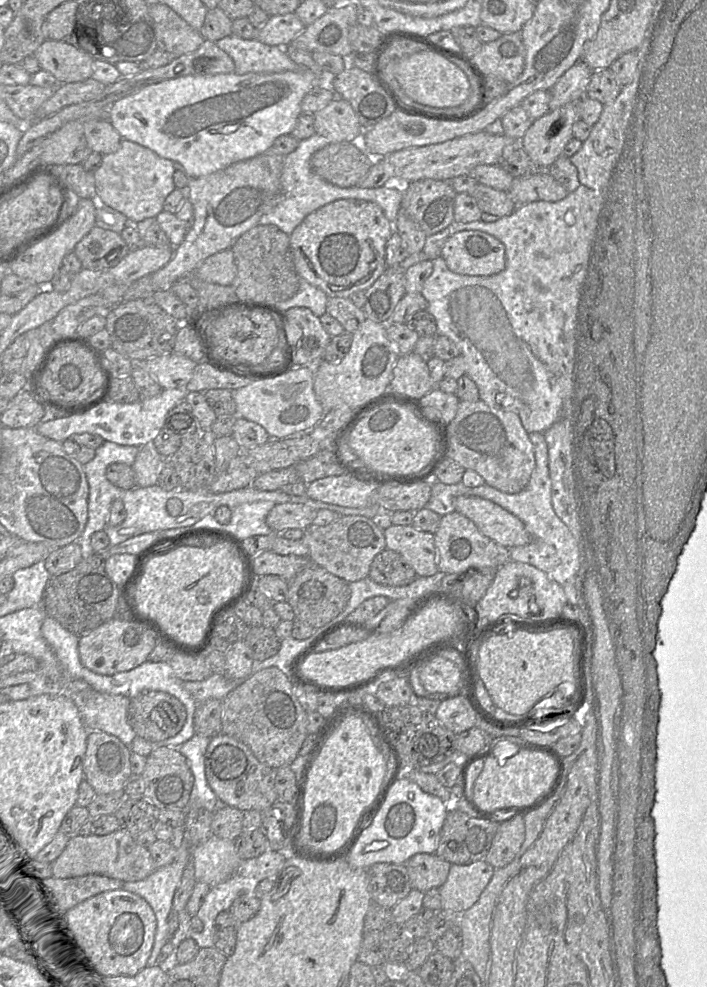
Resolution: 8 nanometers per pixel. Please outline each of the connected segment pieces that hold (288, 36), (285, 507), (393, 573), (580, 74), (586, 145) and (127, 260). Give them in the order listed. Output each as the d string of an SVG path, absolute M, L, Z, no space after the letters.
M295 13L270 16L258 29L257 39L270 46L285 48L305 27Z
M301 503L275 504L266 517L268 526L275 534L287 529L307 529L313 523L315 510Z
M385 548L373 559L369 577L379 584L403 586L411 583L417 573L401 554Z
M582 60L567 69L549 90L549 109L553 111L570 102L578 102L586 96L586 88L593 70Z
M644 64L641 70L636 67L632 81L622 86L614 101L604 105L603 111L598 121L592 126L589 136L583 141L581 148L569 158L577 169L580 184L592 190L606 191L608 187L614 166L625 145L643 68Z
M141 245L131 249L120 262L108 270L113 276L114 284L131 285L165 266L171 260L173 253L174 247L171 245L161 247Z

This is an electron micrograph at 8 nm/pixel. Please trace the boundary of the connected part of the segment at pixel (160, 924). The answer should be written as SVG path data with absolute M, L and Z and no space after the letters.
M186 846L177 850L178 854L172 863L158 867L143 880L123 883L123 890L142 897L151 906L157 920L154 945L147 966L156 964L160 949L170 939L167 917L172 910L174 893L181 882L183 870L188 864Z

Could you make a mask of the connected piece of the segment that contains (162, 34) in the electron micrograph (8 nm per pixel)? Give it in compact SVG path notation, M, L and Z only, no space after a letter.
M165 4L149 5L149 14L154 22L159 50L177 57L197 50L205 41L200 31Z

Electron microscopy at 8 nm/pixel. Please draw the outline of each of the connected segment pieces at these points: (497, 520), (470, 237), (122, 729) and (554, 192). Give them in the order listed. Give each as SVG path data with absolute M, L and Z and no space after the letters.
M458 496L455 511L474 522L483 535L509 549L532 541L532 536L517 516L488 499Z
M480 230L454 233L445 241L441 256L451 271L469 276L494 275L506 265L504 244Z
M94 689L68 696L77 704L88 731L106 732L131 748L137 734L127 721L130 698L100 693Z
M548 171L514 177L507 192L517 205L535 201L556 202L569 193Z

